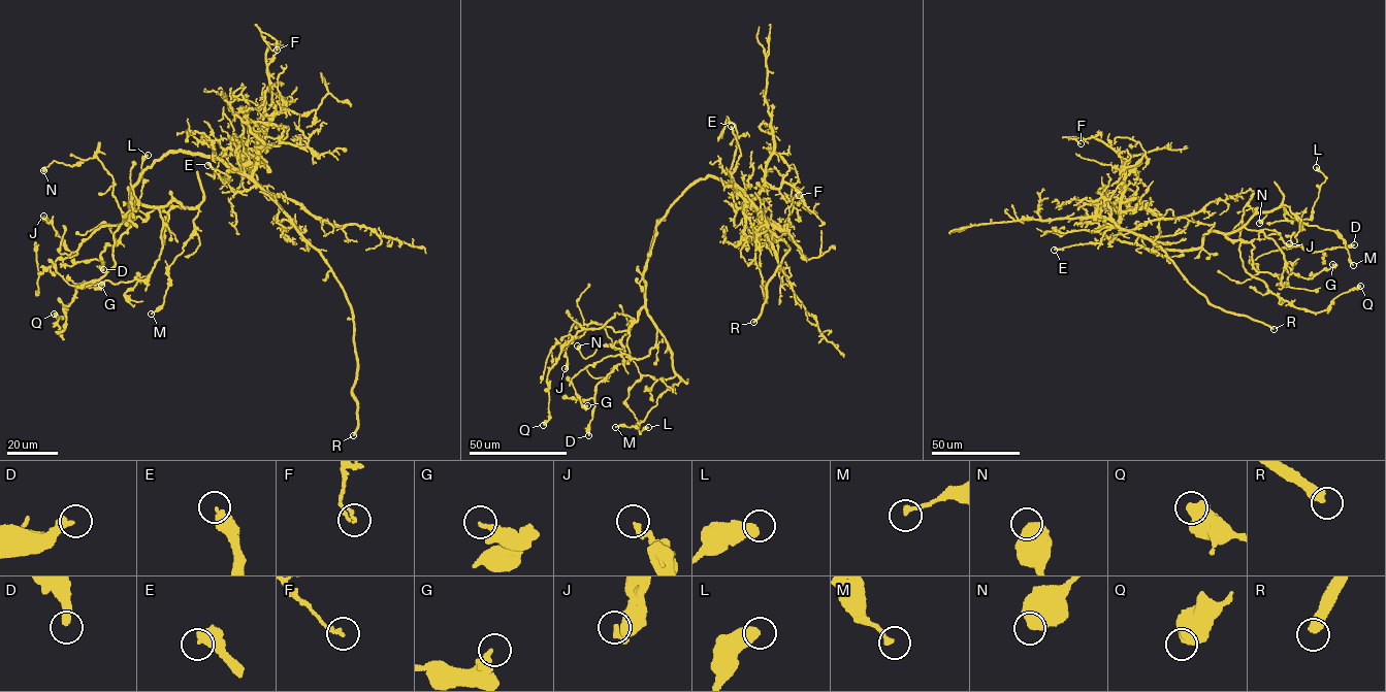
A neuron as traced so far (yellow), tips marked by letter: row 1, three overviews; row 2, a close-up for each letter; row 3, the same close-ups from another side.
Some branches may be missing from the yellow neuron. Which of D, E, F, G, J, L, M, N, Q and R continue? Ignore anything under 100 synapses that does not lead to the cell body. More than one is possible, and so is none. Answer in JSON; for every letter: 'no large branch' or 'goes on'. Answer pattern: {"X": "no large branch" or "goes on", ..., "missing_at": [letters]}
{"D": "no large branch", "E": "no large branch", "F": "no large branch", "G": "no large branch", "J": "no large branch", "L": "no large branch", "M": "no large branch", "N": "no large branch", "Q": "no large branch", "R": "goes on", "missing_at": ["R"]}

